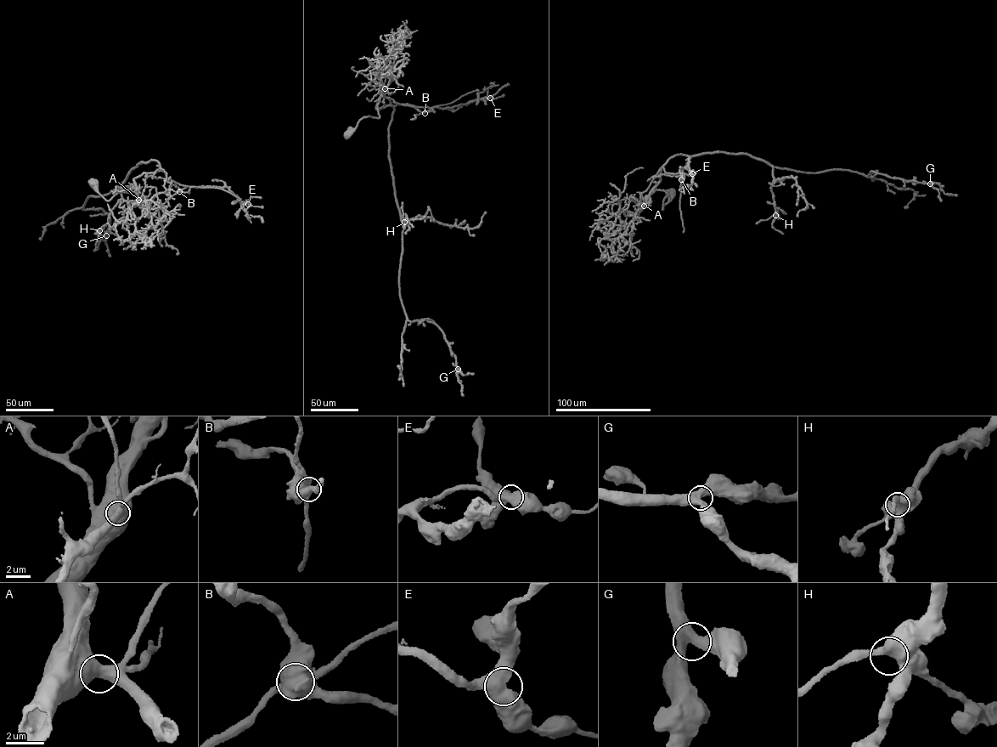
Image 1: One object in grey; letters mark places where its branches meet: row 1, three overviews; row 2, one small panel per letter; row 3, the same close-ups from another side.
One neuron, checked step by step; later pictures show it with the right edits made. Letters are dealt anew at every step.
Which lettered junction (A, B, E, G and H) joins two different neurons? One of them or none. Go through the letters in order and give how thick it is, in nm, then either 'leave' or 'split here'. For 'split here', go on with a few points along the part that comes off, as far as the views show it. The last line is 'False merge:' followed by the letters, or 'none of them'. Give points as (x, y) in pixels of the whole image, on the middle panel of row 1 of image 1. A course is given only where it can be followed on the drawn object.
A: 600 nm | leave
B: 600 nm | split here | (425, 112), (477, 89), (478, 97), (495, 86), (490, 83)
E: 550 nm | leave
G: 480 nm | leave
H: 600 nm | leave
False merge: B

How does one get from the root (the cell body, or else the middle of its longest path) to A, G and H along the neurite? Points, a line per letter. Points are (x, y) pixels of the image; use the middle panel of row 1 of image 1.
A: (348, 133), (363, 117), (380, 117), (377, 104), (385, 88)
G: (348, 133), (380, 117), (380, 97), (378, 110), (393, 106), (400, 299), (407, 319), (441, 329), (458, 369)
H: (348, 133), (363, 117), (380, 117), (380, 97), (378, 110), (393, 106), (390, 162), (404, 222)

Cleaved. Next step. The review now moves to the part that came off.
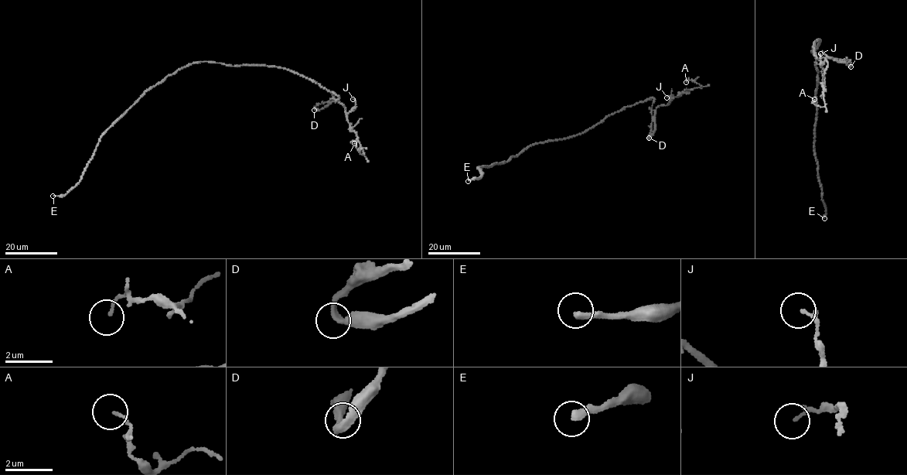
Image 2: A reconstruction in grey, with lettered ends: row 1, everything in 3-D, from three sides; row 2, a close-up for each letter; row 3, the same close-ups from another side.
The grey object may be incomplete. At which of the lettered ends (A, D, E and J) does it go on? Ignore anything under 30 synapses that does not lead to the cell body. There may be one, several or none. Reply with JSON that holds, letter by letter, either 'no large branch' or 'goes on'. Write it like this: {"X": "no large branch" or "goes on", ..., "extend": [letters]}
{"A": "no large branch", "D": "no large branch", "E": "goes on", "J": "no large branch", "extend": ["E"]}

